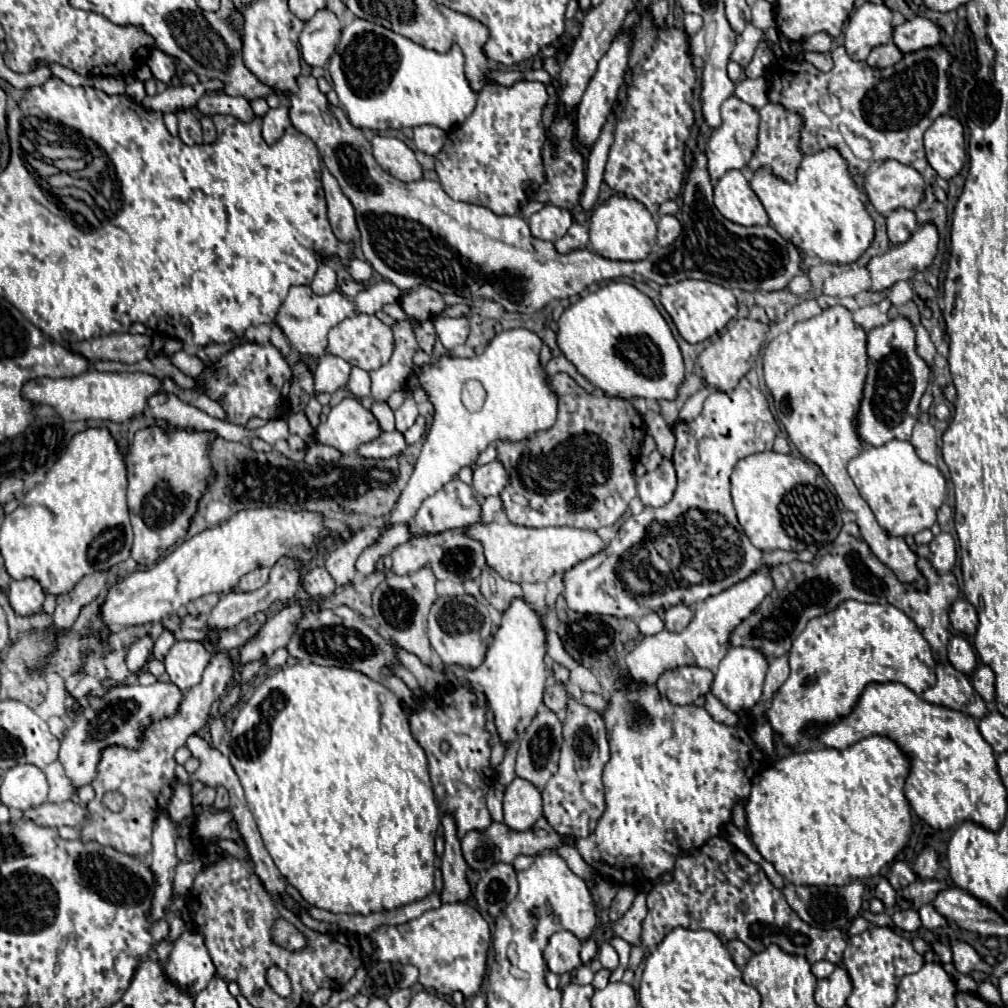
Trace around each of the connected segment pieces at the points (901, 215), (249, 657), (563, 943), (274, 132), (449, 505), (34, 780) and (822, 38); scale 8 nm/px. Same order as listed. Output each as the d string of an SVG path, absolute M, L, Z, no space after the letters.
M897 208L887 216L887 234L893 244L903 244L917 230L917 218L913 210Z
M285 606L277 614L273 614L261 626L261 630L239 650L237 656L239 664L245 666L253 660L261 660L263 656L269 658L275 650L285 648L301 614L303 614L301 606Z
M571 932L553 934L543 952L547 968L559 976L577 970L581 966L579 950L581 950L581 940L577 940Z
M281 104L279 108L271 108L263 116L263 138L267 142L277 142L287 126L289 126L289 106Z
M451 480L439 492L423 500L415 518L409 522L411 538L441 534L451 528L463 528L479 520L481 504L473 498L471 488L461 480Z
M19 764L5 772L1 784L1 802L11 808L29 810L47 800L47 778L33 764Z
M823 32L811 36L811 38L807 38L807 40L803 42L803 50L805 50L805 52L825 54L825 52L829 52L829 48L831 48L831 38L829 38L827 34L823 34Z

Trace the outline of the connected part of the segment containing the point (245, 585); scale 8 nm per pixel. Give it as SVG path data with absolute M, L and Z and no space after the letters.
M257 568L241 578L239 588L243 592L255 592L257 588L261 588L265 584L265 580L269 580L269 568Z

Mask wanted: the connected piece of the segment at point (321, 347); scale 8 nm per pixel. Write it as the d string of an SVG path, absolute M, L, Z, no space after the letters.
M293 286L285 298L285 302L279 308L277 314L277 324L281 326L281 330L287 334L287 338L291 340L291 346L301 352L303 356L315 356L321 358L327 354L327 334L333 326L337 326L341 320L349 318L349 316L357 316L357 304L355 300L347 298L343 292L335 290L327 296L317 296L311 292L309 286Z

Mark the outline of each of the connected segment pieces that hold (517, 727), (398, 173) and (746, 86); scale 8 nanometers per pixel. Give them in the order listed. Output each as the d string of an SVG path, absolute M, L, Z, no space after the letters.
M513 600L509 610L503 614L503 622L489 644L483 664L475 670L465 670L459 666L451 668L459 680L473 684L479 692L485 694L493 710L495 728L503 746L509 746L511 742L519 740L519 736L525 732L525 728L537 714L539 704L543 702L543 688L547 678L543 656L545 656L545 630L541 626L539 616L531 612L525 600Z
M375 136L371 140L371 146L373 146L373 156L377 164L397 180L413 182L423 176L421 164L417 162L415 152L399 138Z
M761 76L757 80L749 80L745 78L743 82L737 84L737 90L735 90L735 96L741 98L743 102L751 104L753 108L761 108L769 102L769 82L767 82L767 76Z

